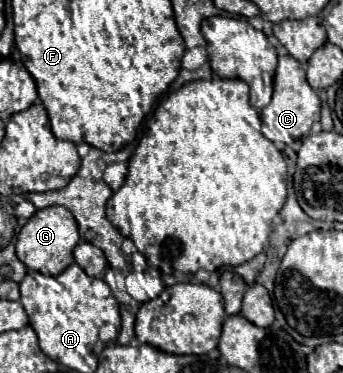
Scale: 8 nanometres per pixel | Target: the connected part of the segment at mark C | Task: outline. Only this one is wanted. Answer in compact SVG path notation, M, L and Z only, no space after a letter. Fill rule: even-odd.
M279 56L279 66L273 80L273 98L261 110L263 136L267 136L271 142L277 142L277 144L279 142L291 144L309 134L311 124L319 120L319 112L321 112L321 100L305 80L305 66L293 56Z

